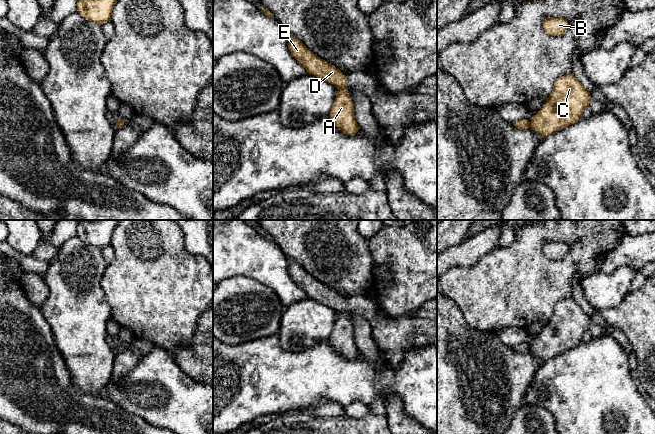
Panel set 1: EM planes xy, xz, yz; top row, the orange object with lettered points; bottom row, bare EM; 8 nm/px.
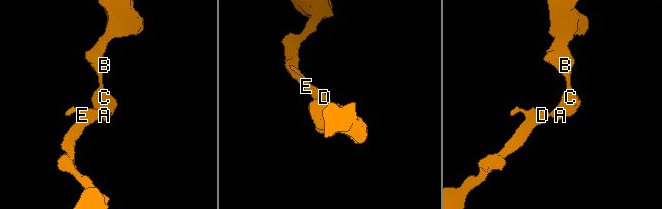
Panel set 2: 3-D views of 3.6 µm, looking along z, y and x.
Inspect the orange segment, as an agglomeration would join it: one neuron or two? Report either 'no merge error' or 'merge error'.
merge error

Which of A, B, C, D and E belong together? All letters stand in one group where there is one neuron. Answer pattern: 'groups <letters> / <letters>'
groups A B C / D E

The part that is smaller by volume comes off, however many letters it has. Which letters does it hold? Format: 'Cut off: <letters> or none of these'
Cut off: A, B, C

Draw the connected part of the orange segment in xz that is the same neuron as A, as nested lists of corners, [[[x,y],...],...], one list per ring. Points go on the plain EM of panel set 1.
[[[347,314],[337,316],[334,328],[329,337],[333,348],[346,359],[355,359],[359,350],[355,344],[354,327]]]

